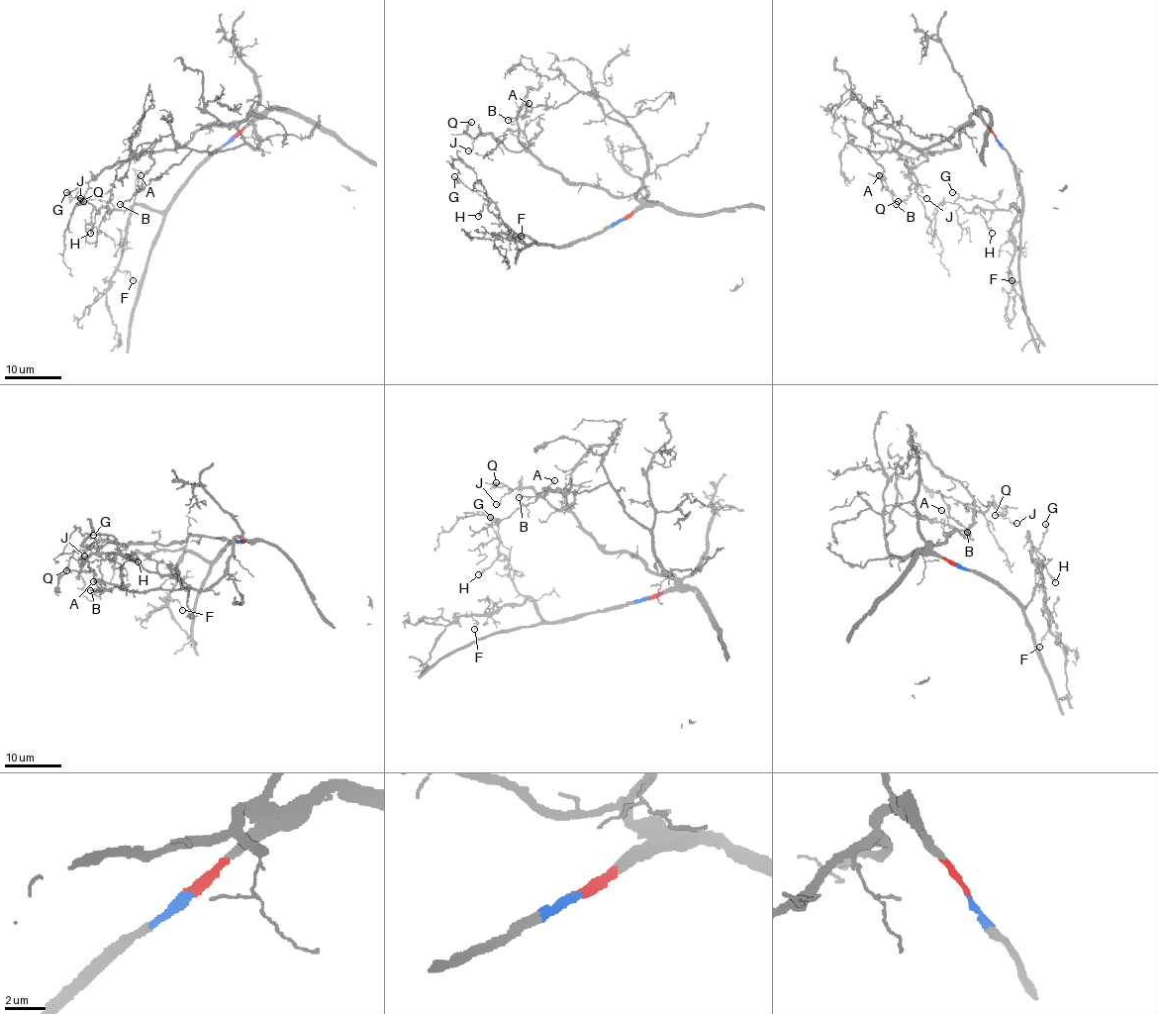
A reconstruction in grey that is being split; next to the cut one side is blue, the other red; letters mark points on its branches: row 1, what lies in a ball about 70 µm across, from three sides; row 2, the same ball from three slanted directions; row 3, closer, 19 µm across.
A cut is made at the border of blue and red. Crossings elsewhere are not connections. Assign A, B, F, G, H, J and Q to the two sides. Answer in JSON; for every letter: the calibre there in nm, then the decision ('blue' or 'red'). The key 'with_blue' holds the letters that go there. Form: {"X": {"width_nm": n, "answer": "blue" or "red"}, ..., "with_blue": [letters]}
{"A": {"width_nm": 130, "answer": "red"}, "B": {"width_nm": 150, "answer": "red"}, "F": {"width_nm": 80, "answer": "blue"}, "G": {"width_nm": 130, "answer": "blue"}, "H": {"width_nm": 280, "answer": "blue"}, "J": {"width_nm": 120, "answer": "red"}, "Q": {"width_nm": 170, "answer": "red"}, "with_blue": ["F", "G", "H"]}

